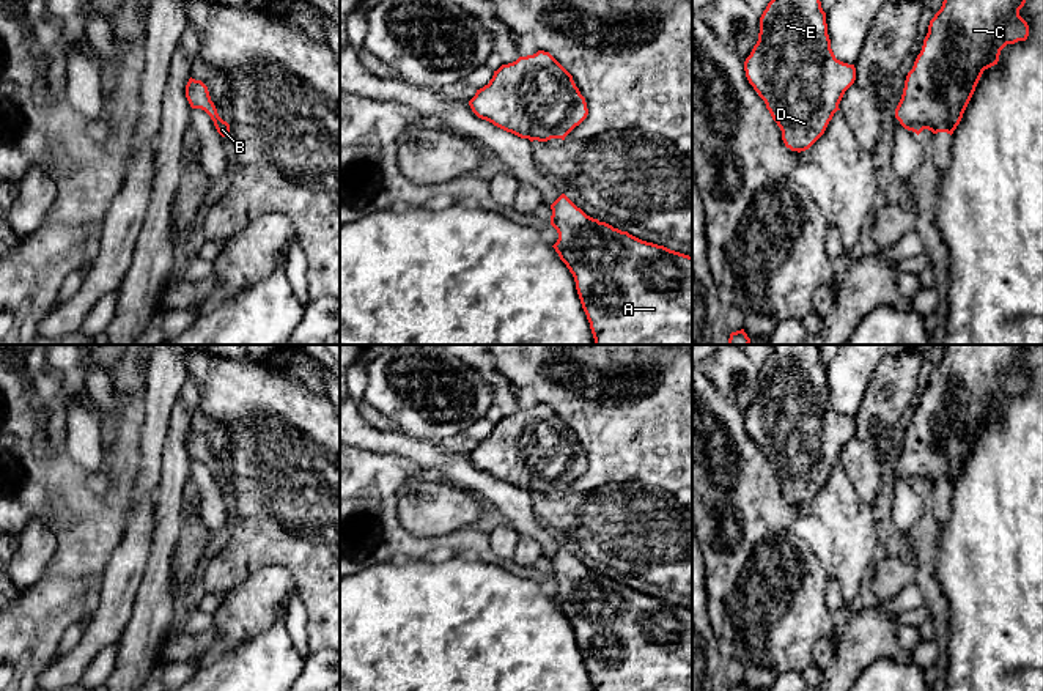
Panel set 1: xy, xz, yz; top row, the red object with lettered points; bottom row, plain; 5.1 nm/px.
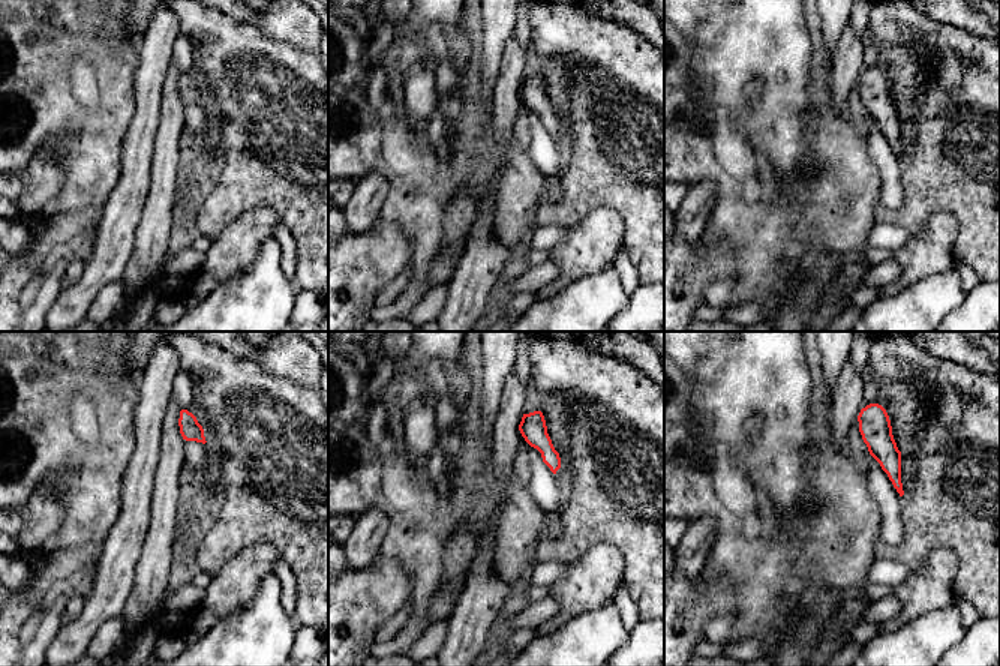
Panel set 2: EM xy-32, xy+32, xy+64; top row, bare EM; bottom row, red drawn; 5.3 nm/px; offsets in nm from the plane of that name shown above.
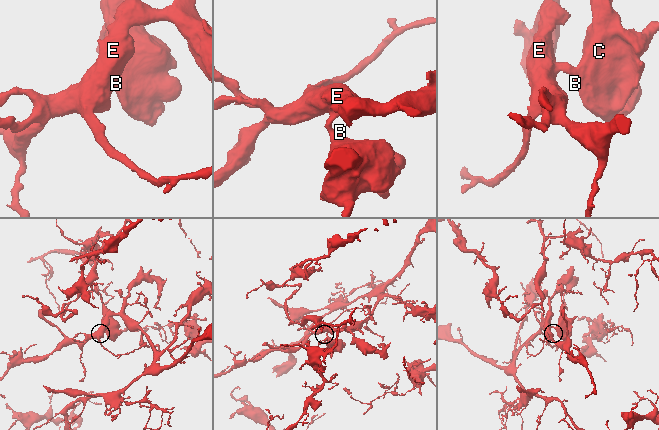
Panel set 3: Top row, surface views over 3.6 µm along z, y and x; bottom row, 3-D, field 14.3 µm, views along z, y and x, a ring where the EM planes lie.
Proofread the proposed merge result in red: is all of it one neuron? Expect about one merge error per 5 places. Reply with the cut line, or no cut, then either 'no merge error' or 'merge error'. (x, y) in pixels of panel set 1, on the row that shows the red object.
no cut | no merge error

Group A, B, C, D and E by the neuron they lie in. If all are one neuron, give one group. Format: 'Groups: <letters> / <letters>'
Groups: A B C D E

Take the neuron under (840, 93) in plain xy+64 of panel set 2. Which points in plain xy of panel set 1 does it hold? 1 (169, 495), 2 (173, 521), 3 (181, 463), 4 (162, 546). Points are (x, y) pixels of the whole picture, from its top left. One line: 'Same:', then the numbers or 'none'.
Same: 1, 2, 3, 4

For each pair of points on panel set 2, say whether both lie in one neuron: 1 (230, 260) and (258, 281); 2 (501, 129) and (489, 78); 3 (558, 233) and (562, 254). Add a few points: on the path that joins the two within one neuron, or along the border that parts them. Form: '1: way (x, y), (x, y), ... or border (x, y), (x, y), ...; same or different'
1: border (264, 240), (255, 260), (215, 290); different
2: border (501, 59), (494, 89), (494, 111), (491, 114); different
3: border (567, 230), (567, 234), (549, 251); different

